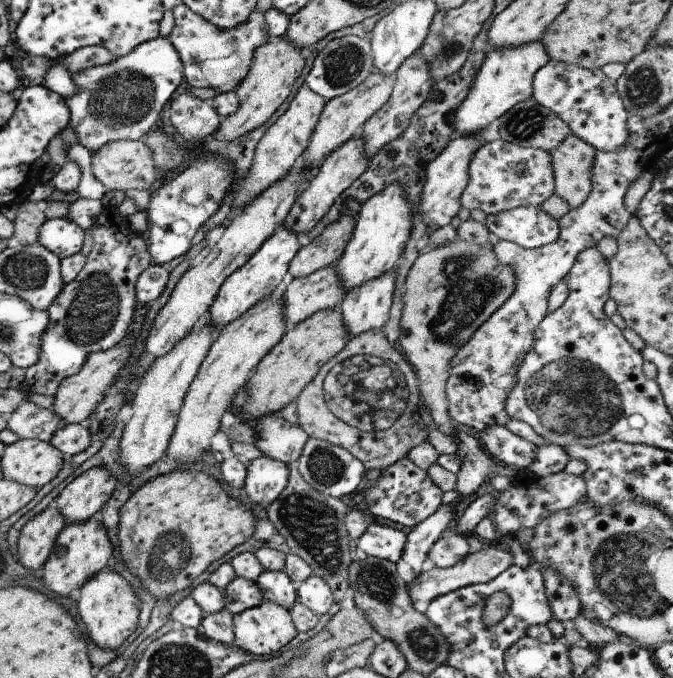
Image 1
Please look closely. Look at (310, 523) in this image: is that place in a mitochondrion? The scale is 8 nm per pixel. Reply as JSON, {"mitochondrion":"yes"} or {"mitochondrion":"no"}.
{"mitochondrion":"yes"}

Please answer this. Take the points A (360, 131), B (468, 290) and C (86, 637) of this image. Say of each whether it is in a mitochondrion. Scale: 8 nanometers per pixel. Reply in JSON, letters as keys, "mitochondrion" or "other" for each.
{"A":"other","B":"mitochondrion","C":"other"}

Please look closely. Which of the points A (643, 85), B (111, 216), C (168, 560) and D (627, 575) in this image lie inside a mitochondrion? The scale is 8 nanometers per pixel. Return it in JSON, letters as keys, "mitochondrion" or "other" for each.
{"A":"mitochondrion","B":"other","C":"mitochondrion","D":"mitochondrion"}

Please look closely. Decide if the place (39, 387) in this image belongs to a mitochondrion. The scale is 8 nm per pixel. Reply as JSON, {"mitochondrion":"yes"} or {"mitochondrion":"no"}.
{"mitochondrion":"no"}

